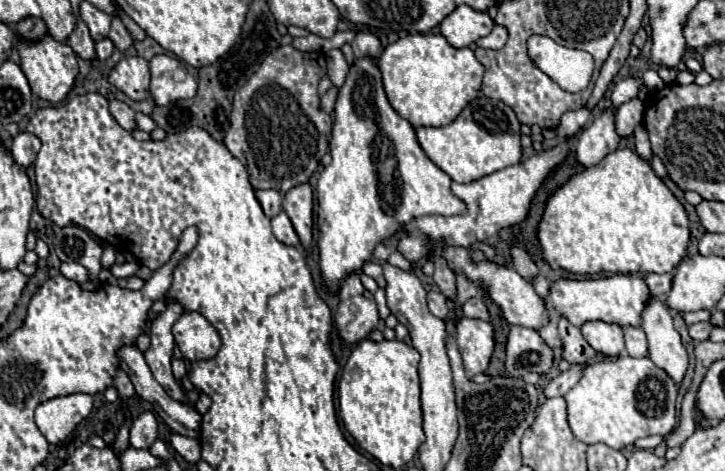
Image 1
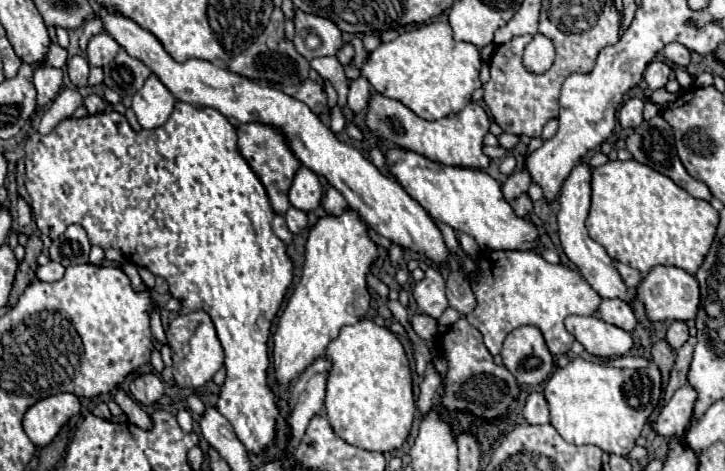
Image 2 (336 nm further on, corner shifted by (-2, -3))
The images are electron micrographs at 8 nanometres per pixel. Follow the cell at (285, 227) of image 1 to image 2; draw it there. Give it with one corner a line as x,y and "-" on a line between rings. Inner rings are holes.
289,207
289,211
285,213
285,219
287,219
287,227
293,235
299,235
307,227
307,215
295,207

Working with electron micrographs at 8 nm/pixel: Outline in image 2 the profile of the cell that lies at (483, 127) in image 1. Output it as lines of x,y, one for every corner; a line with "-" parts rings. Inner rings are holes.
371,93
369,99
369,111
367,111
367,125
375,129
381,137
385,137
389,143
399,145
403,149
415,151
431,161
443,163
443,165
459,165
459,167
473,167
473,169
485,169
491,165
491,157
483,153
485,147
485,135
489,133
491,119
487,111
479,103
469,103
463,111
443,117
439,121
425,121
417,117
409,107
403,103
383,97
379,93

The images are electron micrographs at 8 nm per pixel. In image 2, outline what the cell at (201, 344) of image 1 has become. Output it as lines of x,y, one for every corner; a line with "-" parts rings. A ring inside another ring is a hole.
195,311
189,315
177,315
167,329
167,343
173,351
175,381
183,389
199,389
211,381
211,377
223,367
223,349
217,339
215,327
207,313

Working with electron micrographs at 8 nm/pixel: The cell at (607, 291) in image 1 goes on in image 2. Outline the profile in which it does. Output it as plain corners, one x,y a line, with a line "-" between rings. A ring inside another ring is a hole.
483,251
477,271
479,281
471,285
477,307
467,315
467,321
483,333
485,347
491,355
499,355
505,335
521,325
539,327
549,351
563,355
575,343
575,337
565,329
565,317
595,315
603,301
579,271
565,265
551,265
537,251

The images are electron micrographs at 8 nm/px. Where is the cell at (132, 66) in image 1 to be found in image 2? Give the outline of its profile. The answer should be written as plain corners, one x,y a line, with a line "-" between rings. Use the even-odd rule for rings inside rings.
125,49
117,53
117,57
105,67
105,85
113,89
117,95
135,95
145,79
151,75
151,69
139,59
127,55

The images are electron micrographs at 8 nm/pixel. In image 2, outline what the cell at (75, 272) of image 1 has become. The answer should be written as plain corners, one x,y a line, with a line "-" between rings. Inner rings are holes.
49,261
47,265
39,267
35,275
37,275
37,279
41,279
41,281
59,281
59,279
63,279
63,275
65,275
65,267
59,265
59,263
55,263
55,261

